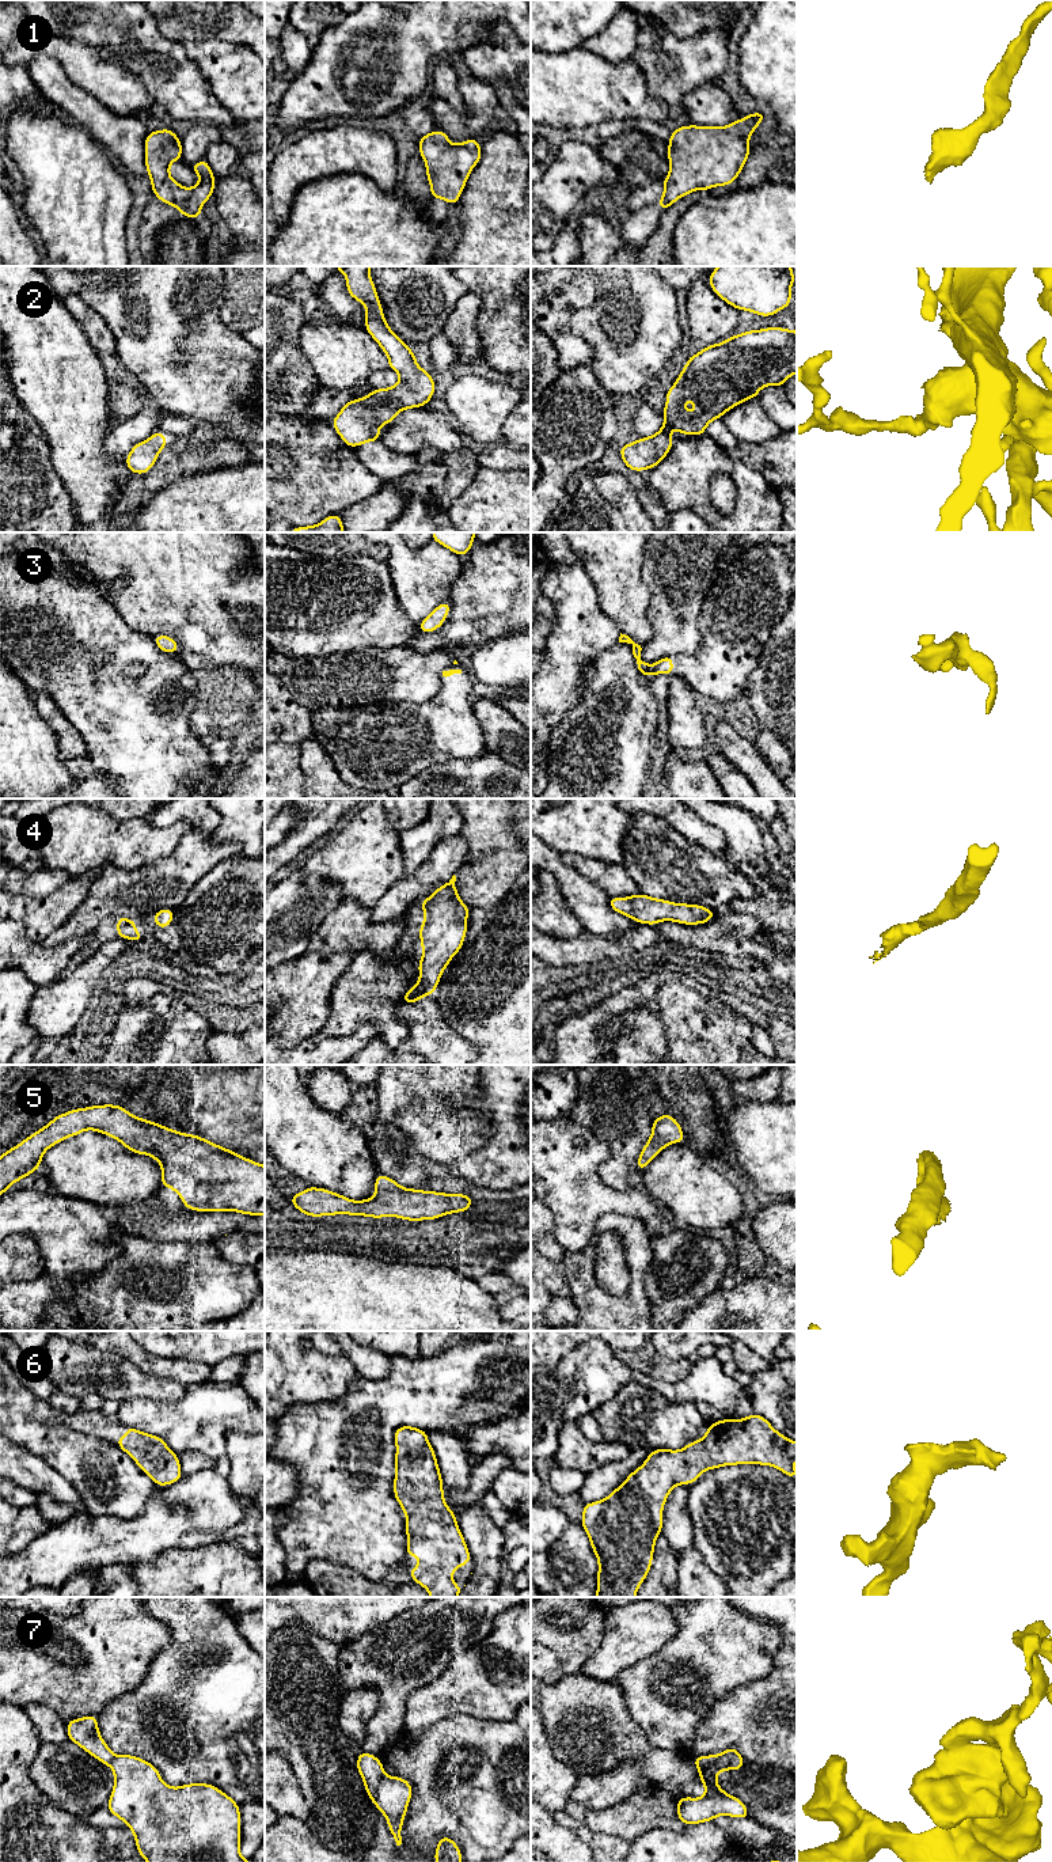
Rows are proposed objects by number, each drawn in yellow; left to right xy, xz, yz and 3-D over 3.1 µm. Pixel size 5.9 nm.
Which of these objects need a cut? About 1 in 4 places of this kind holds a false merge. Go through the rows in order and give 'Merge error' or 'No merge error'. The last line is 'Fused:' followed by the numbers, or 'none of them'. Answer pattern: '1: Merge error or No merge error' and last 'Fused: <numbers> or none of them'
1: No merge error
2: No merge error
3: No merge error
4: No merge error
5: No merge error
6: No merge error
7: Merge error
Fused: 7

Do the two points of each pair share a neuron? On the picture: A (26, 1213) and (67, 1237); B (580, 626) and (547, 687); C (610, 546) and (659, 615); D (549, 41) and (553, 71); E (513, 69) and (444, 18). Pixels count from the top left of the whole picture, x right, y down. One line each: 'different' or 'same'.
A: same
B: same
C: different
D: different
E: different

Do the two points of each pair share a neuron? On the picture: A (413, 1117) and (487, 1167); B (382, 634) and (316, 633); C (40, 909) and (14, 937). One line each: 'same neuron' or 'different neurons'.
A: different neurons
B: same neuron
C: different neurons

